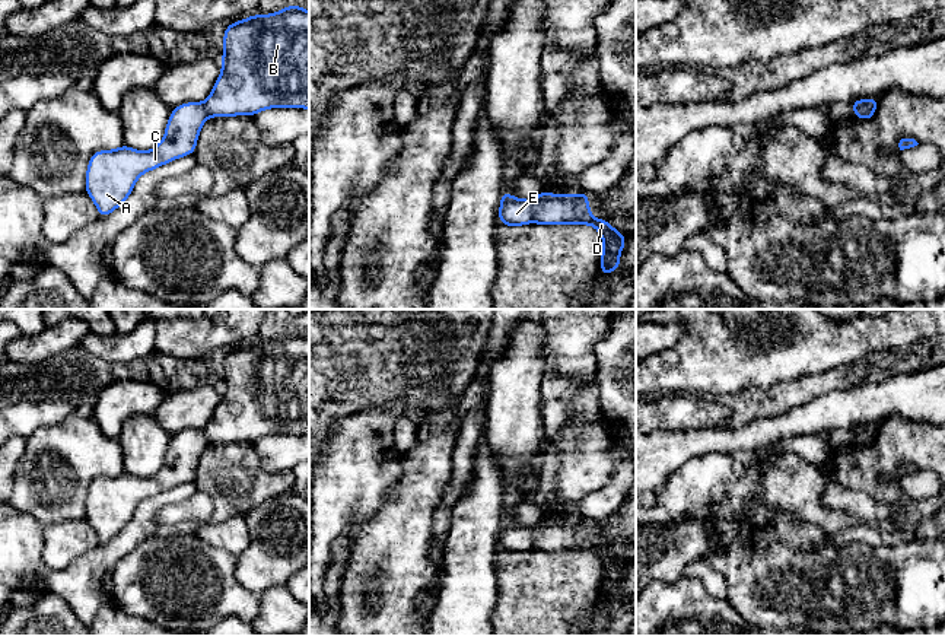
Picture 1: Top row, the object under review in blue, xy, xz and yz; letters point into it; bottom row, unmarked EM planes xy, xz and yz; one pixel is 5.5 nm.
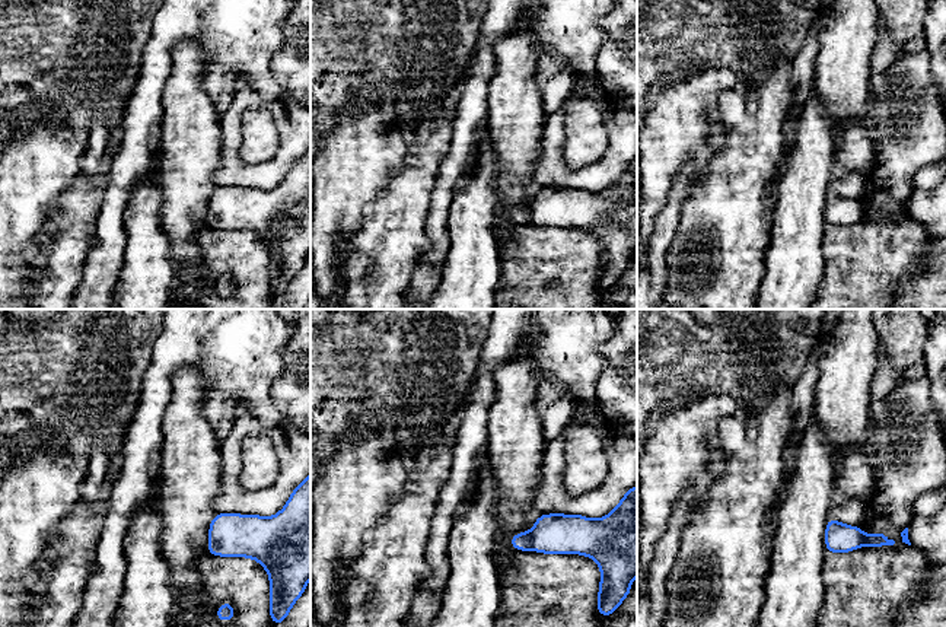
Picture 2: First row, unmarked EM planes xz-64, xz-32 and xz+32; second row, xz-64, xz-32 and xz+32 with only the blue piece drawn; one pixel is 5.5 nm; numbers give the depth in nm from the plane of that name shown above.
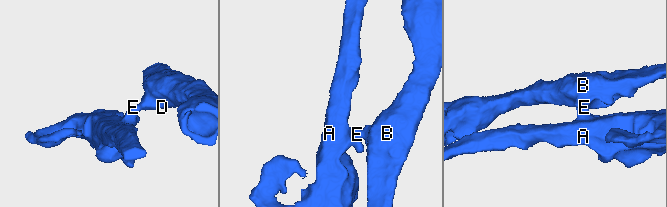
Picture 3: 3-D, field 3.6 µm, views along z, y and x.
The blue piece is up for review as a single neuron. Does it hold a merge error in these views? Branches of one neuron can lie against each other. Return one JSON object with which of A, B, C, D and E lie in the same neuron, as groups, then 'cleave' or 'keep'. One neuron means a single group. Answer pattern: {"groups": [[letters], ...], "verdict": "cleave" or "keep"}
{"groups": [["A", "C", "E"], ["B", "D"]], "verdict": "cleave"}

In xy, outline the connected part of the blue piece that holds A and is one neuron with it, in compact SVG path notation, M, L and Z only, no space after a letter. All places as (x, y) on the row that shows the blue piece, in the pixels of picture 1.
M185 102L171 111L163 140L149 152L127 144L95 152L86 171L86 188L99 217L118 209L134 190L136 181L178 158L194 155L200 130L209 114L201 102Z

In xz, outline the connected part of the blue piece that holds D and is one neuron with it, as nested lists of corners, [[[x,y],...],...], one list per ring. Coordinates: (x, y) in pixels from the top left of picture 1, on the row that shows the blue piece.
[[[544,190],[532,200],[532,222],[538,225],[589,225],[602,236],[601,274],[611,274],[620,267],[620,254],[627,236],[615,230],[610,222],[595,219],[588,204],[589,193],[578,195],[550,194]]]

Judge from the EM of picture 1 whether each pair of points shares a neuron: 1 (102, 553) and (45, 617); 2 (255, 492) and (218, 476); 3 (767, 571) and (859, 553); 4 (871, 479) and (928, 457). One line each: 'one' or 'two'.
1: two
2: one
3: one
4: one

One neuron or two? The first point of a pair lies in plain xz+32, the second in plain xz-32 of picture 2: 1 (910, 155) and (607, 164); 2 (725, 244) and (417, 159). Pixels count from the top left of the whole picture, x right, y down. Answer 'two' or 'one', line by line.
1: two
2: one

